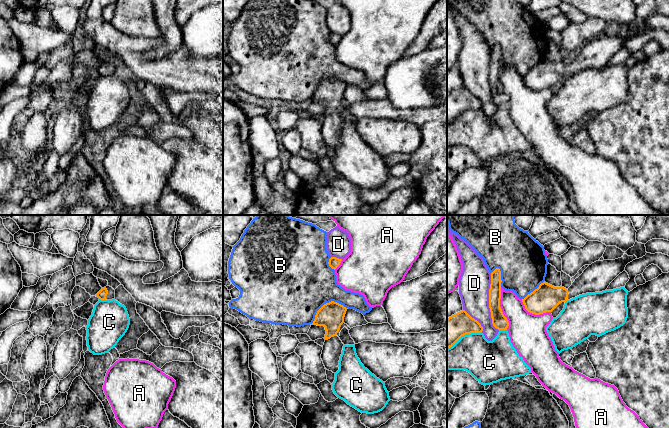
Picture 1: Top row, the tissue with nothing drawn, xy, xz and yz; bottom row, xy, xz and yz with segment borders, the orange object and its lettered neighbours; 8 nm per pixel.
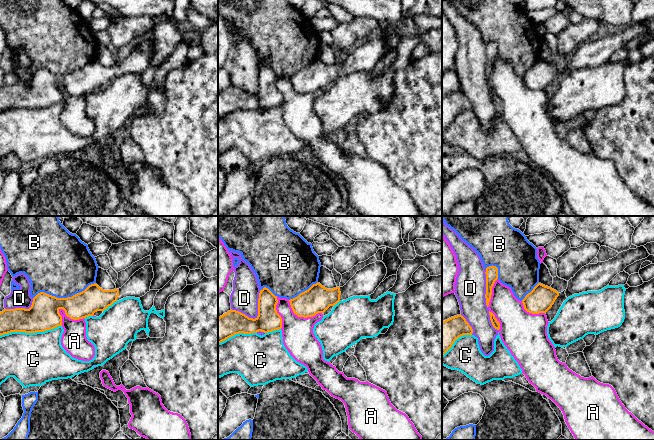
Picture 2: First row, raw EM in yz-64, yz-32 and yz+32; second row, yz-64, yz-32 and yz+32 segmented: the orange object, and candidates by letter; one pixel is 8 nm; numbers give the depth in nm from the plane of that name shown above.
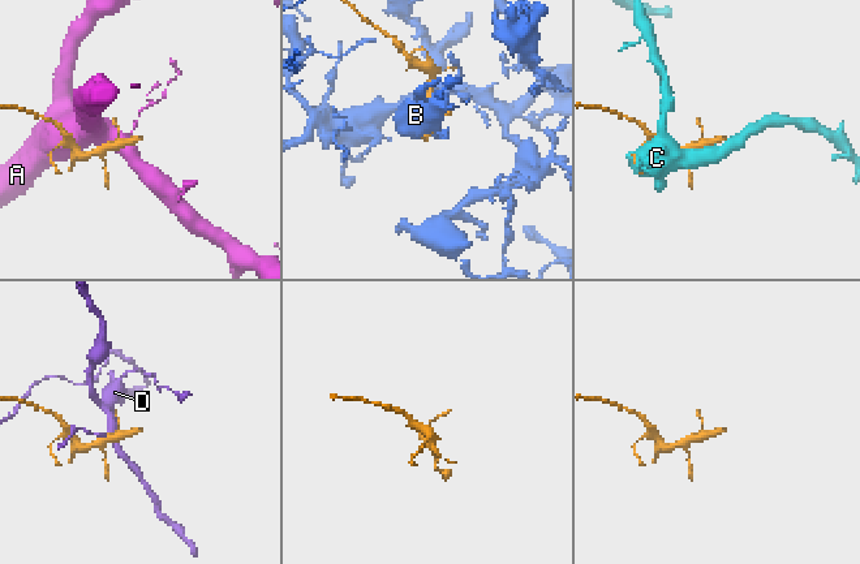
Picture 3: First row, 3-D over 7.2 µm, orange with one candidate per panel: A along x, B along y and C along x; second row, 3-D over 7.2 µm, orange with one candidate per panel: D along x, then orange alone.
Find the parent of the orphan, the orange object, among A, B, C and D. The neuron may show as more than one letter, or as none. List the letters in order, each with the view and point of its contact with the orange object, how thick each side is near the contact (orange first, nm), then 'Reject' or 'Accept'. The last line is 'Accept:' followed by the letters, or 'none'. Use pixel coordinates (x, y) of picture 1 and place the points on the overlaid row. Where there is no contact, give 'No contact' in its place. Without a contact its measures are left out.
A: Touches orange at yz (500, 308). Thickness 120 nm (orange) against 260 nm. Reject
B: Touches orange at xz (326, 303). Thickness 220 nm (orange) against 480 nm. Reject
C: Touches orange at yz (464, 334). Thickness 220 nm (orange) against 300 nm. Reject
D: Touches orange at yz (489, 302). Thickness 120 nm (orange) against 260 nm. Reject
Accept: none

